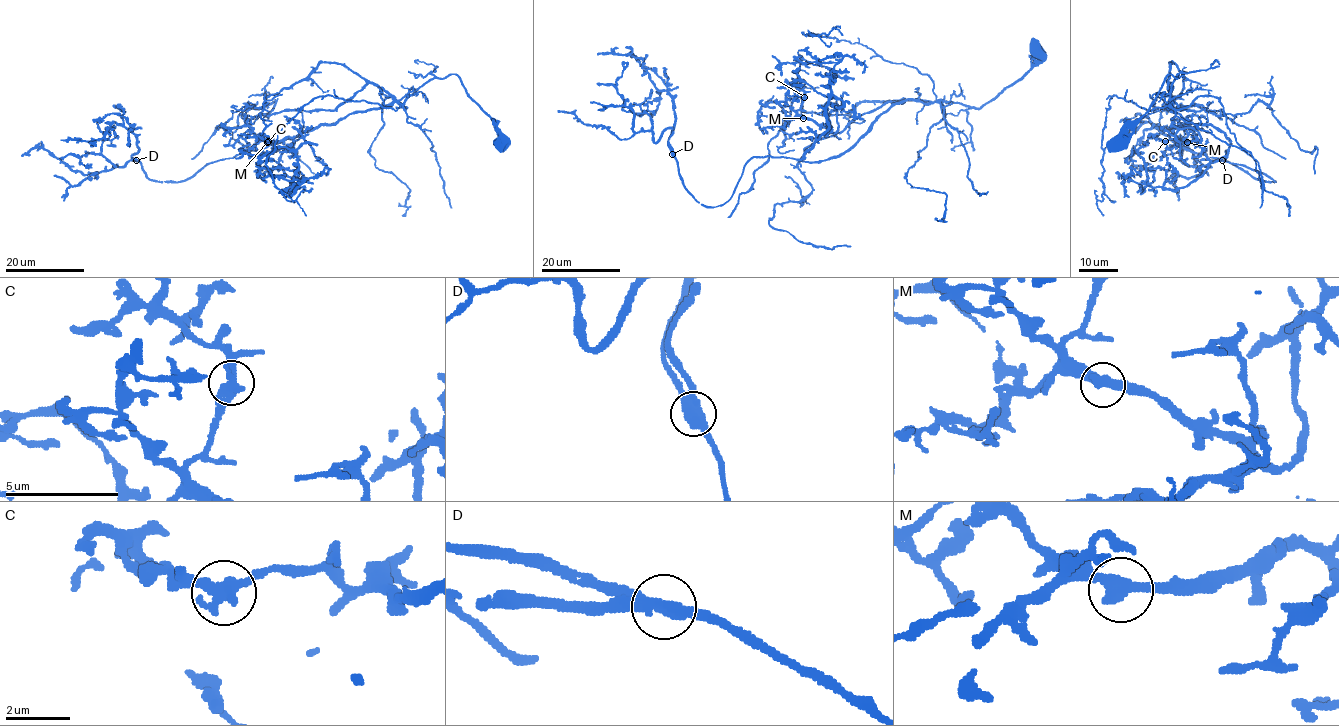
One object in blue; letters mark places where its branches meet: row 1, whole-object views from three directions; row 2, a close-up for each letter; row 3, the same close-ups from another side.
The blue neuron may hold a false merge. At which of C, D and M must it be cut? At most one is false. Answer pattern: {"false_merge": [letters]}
{"false_merge": ["D"]}

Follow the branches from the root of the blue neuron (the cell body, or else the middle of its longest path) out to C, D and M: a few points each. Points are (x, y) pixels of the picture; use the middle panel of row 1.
C: (1037, 54), (1019, 80), (981, 106), (903, 100), (829, 159), (800, 159), (829, 131), (797, 111), (804, 97)
D: (1037, 54), (1019, 80), (979, 107), (903, 100), (829, 159), (754, 156), (716, 206), (687, 190), (672, 153)
M: (1037, 54), (1037, 62), (1019, 80), (981, 106), (903, 100), (829, 159), (800, 159), (829, 131), (803, 118)

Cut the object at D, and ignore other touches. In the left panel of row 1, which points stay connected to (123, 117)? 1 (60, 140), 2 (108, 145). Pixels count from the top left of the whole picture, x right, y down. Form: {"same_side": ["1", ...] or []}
{"same_side": ["1"]}

